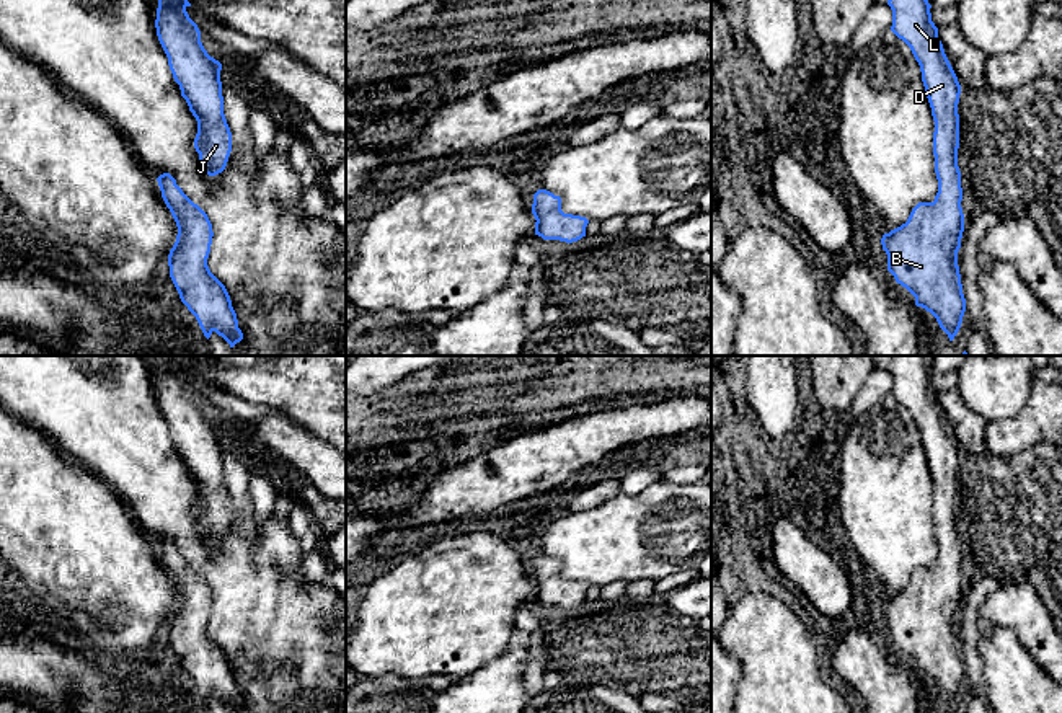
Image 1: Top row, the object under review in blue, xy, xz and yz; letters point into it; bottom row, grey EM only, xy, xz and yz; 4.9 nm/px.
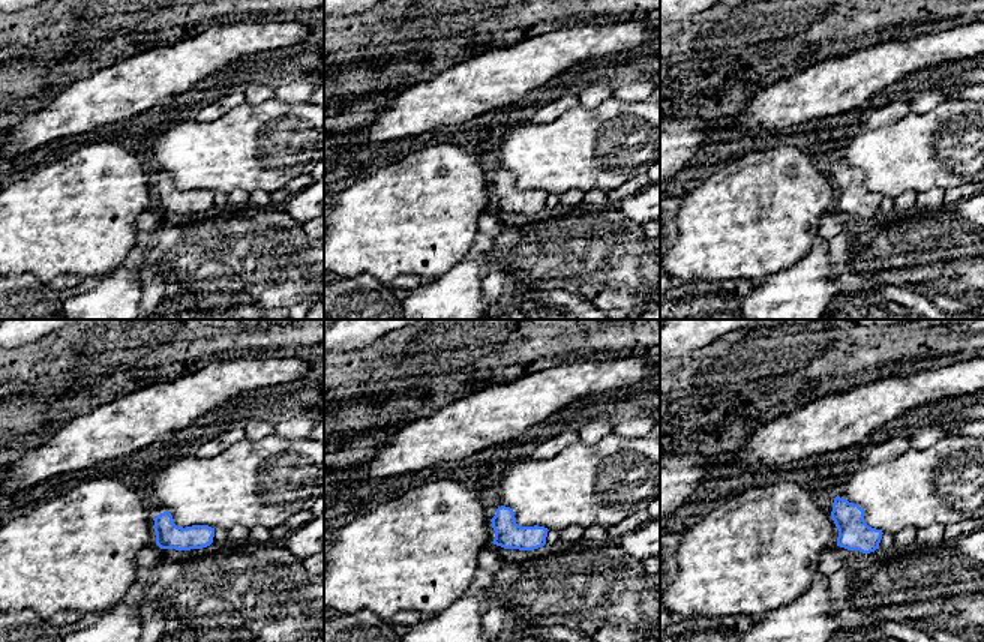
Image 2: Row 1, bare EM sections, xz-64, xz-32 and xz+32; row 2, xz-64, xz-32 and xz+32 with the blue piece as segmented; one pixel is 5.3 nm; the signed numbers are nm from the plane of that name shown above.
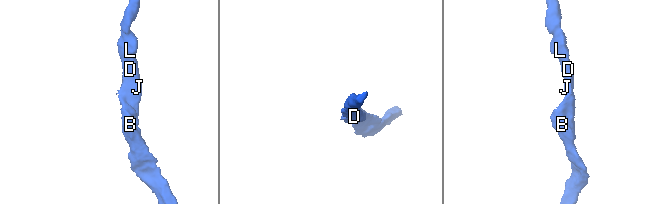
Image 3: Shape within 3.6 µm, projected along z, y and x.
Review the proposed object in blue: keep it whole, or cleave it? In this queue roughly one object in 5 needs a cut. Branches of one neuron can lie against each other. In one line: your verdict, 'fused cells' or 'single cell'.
single cell

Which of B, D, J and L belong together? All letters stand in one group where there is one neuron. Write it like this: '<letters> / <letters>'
B D J L

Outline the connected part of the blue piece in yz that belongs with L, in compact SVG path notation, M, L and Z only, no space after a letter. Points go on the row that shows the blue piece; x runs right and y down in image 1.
M887 0L892 10L891 31L902 39L912 51L920 65L922 82L935 121L933 155L938 193L933 202L918 202L905 224L884 233L883 250L887 255L887 271L896 282L905 287L914 297L915 305L930 312L949 341L958 334L966 312L958 251L964 232L964 214L961 207L962 188L958 166L959 148L959 114L958 103L961 85L945 54L938 38L938 28L931 21L928 0Z

